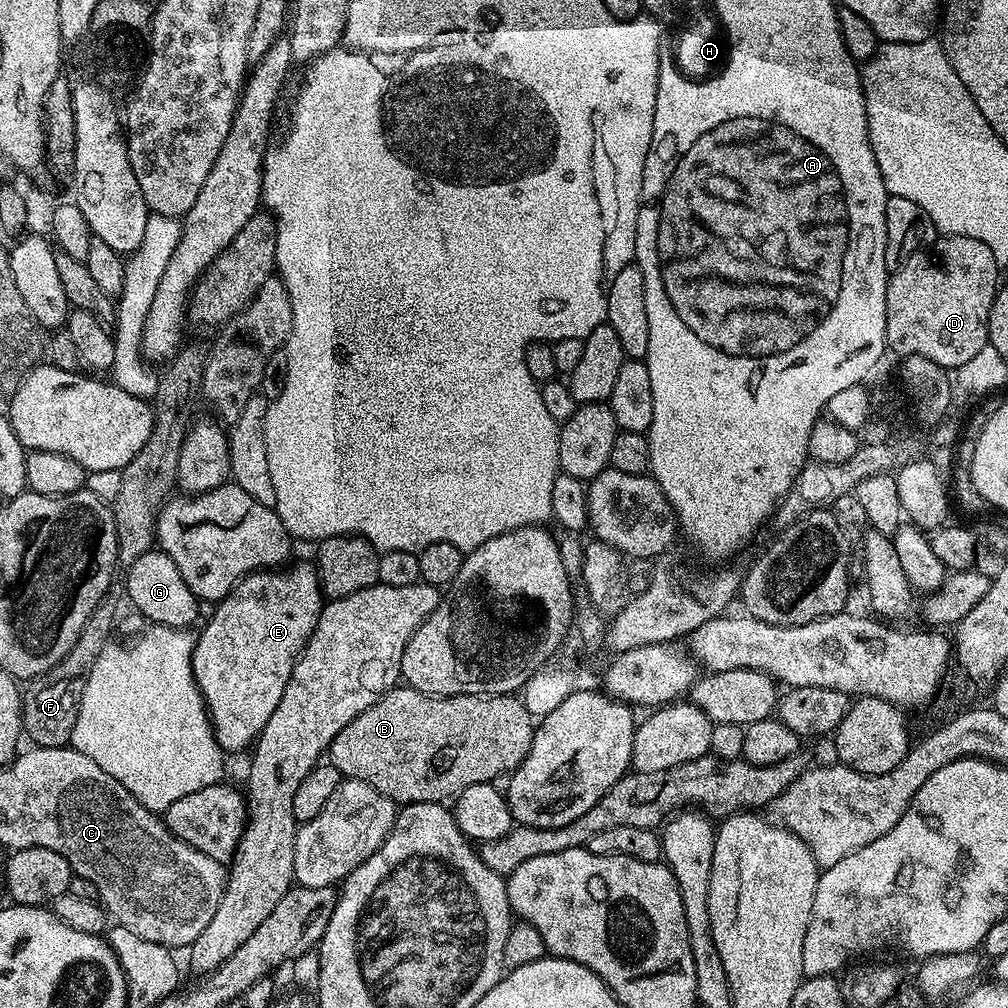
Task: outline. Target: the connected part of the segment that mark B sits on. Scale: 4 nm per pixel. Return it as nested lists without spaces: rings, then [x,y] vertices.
[[[397,686],[391,688],[390,691],[384,693],[378,698],[378,702],[374,702],[374,706],[370,706],[366,710],[362,710],[362,714],[358,714],[358,718],[354,718],[354,722],[350,722],[346,726],[342,726],[342,730],[338,730],[338,734],[332,740],[332,745],[328,747],[327,759],[332,759],[332,764],[341,773],[341,777],[349,780],[361,780],[370,786],[374,786],[374,790],[378,790],[386,798],[393,800],[398,806],[405,804],[417,804],[418,802],[448,802],[460,795],[460,792],[466,790],[468,786],[477,785],[478,783],[499,781],[499,776],[507,777],[515,772],[517,766],[526,758],[526,754],[532,745],[532,734],[534,731],[534,718],[526,710],[523,699],[519,695],[509,694],[506,696],[431,696],[425,692],[419,692],[407,686]]]

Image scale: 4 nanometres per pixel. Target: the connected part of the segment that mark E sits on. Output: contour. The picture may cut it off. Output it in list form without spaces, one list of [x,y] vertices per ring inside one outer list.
[[[311,563],[287,568],[261,570],[245,576],[230,595],[213,607],[216,609],[213,610],[208,625],[196,636],[192,673],[200,693],[204,695],[204,705],[208,707],[216,741],[228,754],[255,745],[260,731],[266,722],[270,722],[270,714],[278,710],[278,702],[282,702],[282,690],[286,690],[286,682],[290,682],[296,660],[302,654],[326,603],[317,569]]]

